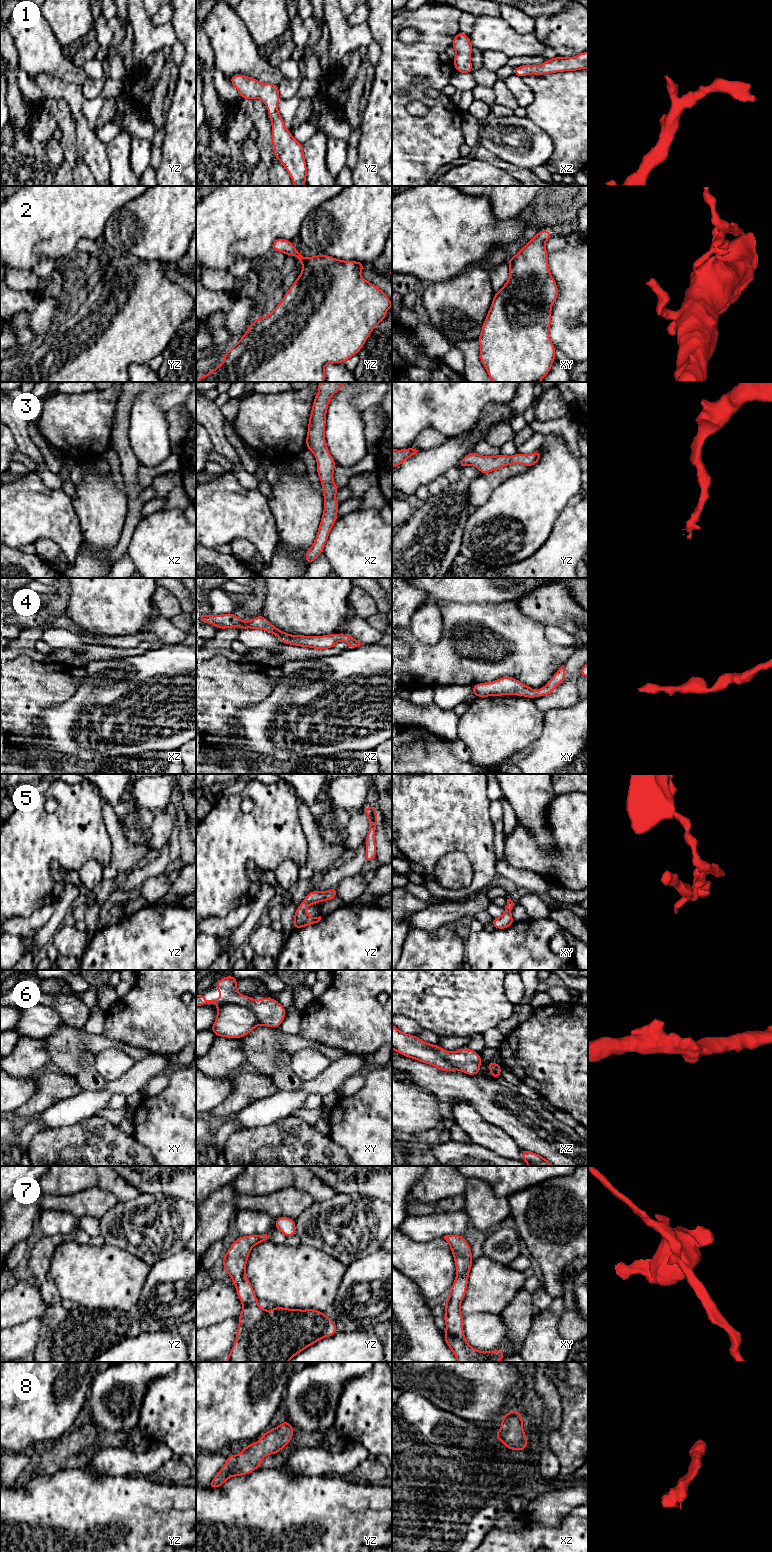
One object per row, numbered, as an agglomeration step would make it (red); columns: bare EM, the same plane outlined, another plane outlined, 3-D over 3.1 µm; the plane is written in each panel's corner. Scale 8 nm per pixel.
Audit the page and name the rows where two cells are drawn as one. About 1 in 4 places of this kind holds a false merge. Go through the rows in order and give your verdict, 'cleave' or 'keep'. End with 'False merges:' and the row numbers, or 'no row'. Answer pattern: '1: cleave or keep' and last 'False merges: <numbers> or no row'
1: keep
2: cleave
3: keep
4: keep
5: keep
6: cleave
7: keep
8: keep
False merges: 2, 6

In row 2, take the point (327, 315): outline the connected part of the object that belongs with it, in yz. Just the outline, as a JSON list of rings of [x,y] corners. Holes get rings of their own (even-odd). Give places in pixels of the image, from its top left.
[[[312,255],[305,259],[300,276],[292,284],[289,291],[284,294],[284,298],[274,311],[270,315],[253,320],[244,336],[224,354],[224,361],[210,373],[198,378],[196,382],[324,382],[324,368],[327,363],[345,363],[361,350],[372,330],[384,319],[389,318],[384,314],[392,307],[392,303],[384,291],[360,276],[360,271],[364,268],[365,265],[362,262],[344,261],[328,255]]]

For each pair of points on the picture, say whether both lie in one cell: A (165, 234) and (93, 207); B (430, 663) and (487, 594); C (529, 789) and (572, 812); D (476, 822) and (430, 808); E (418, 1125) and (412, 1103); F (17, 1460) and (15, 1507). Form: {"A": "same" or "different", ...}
{"A": "different", "B": "different", "C": "different", "D": "same", "E": "same", "F": "different"}

